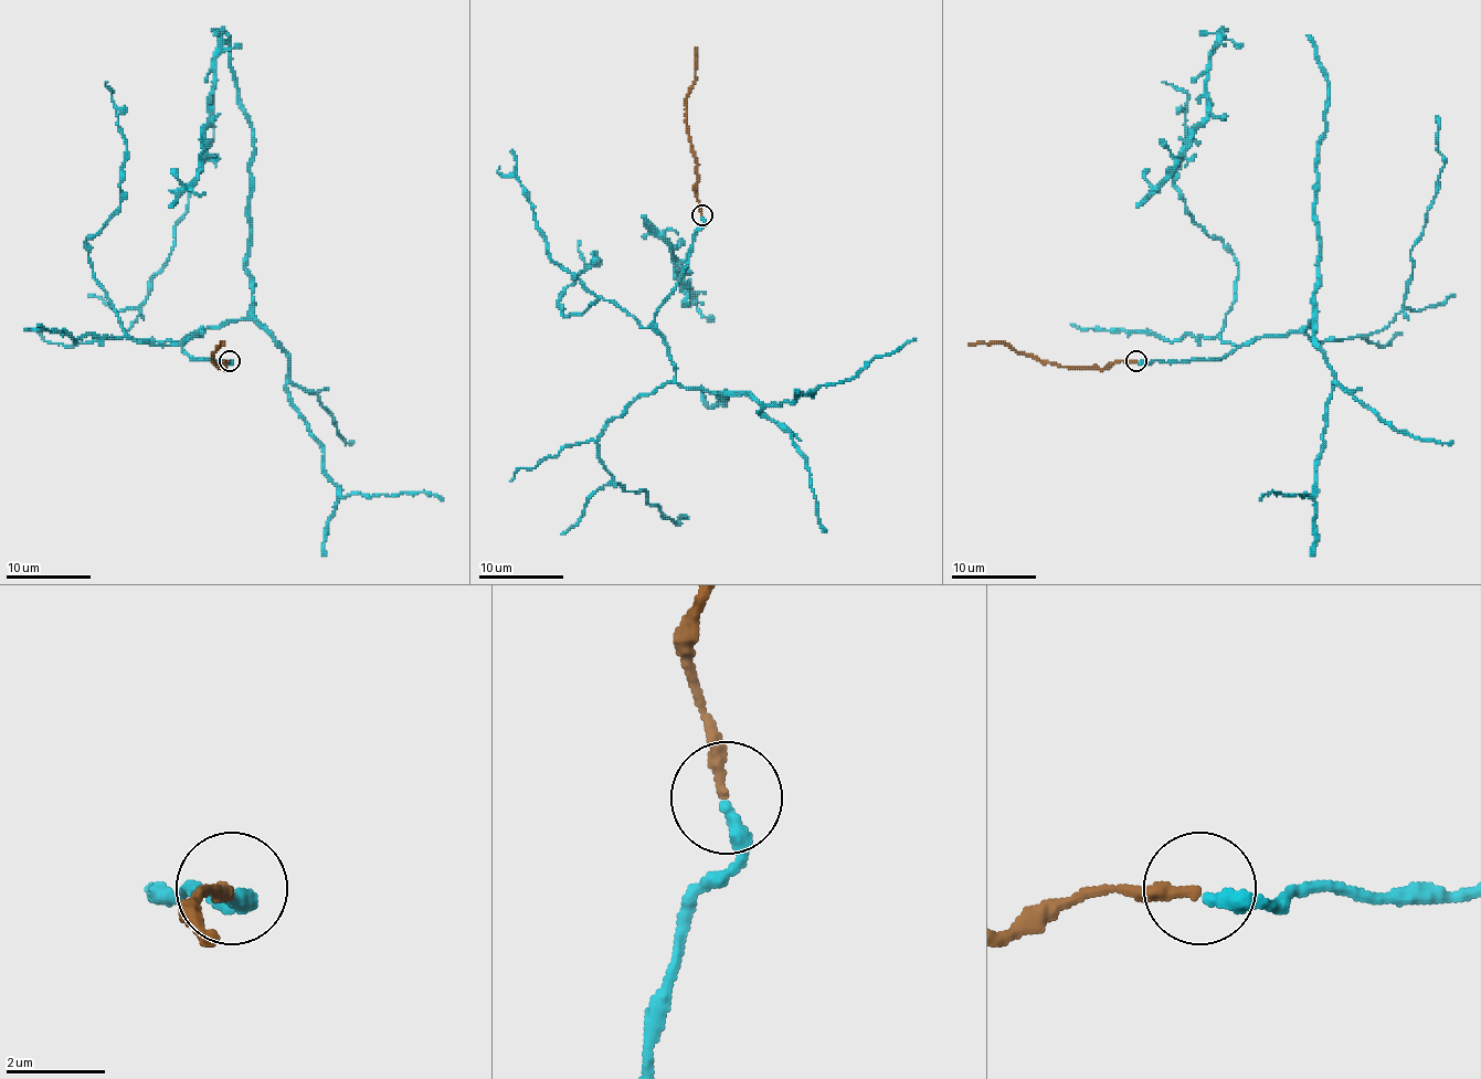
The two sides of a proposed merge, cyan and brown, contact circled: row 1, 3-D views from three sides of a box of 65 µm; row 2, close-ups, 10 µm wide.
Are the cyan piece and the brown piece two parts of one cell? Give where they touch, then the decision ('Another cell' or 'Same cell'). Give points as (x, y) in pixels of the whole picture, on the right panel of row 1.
Place: (1135, 360). Same cell

